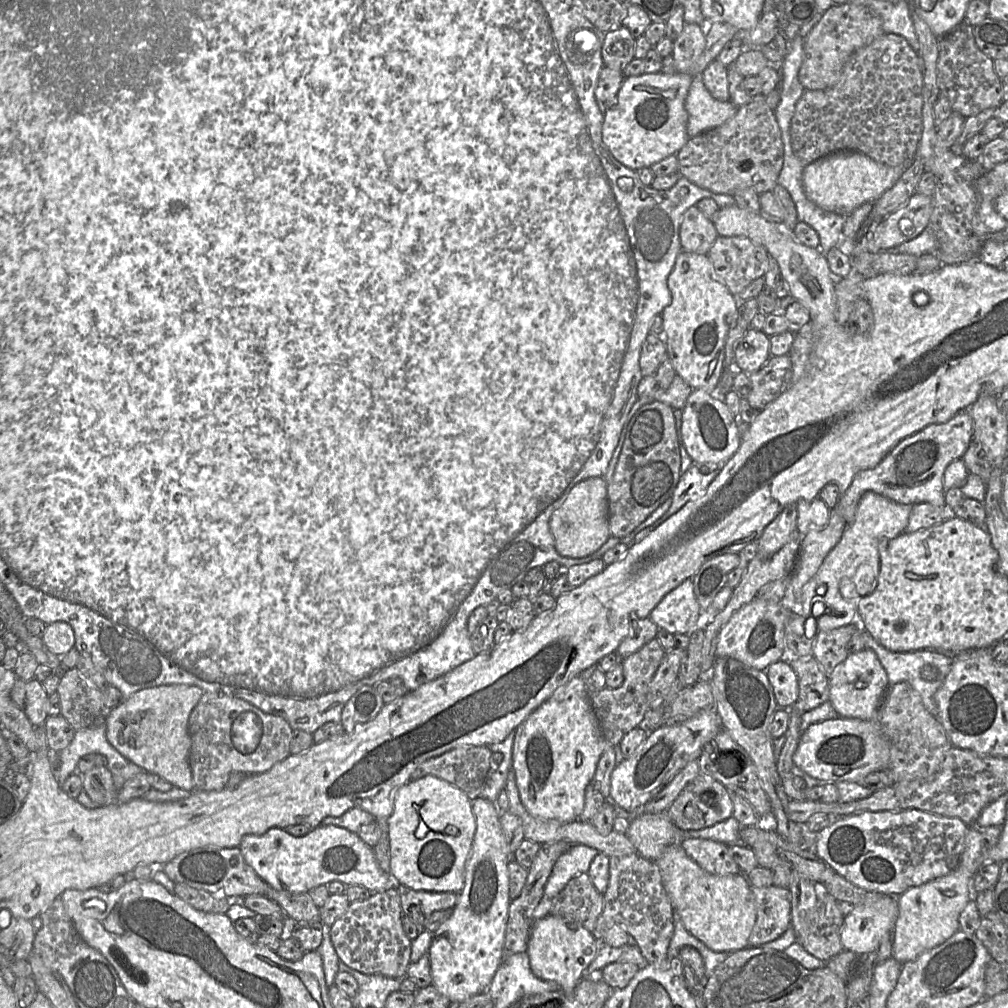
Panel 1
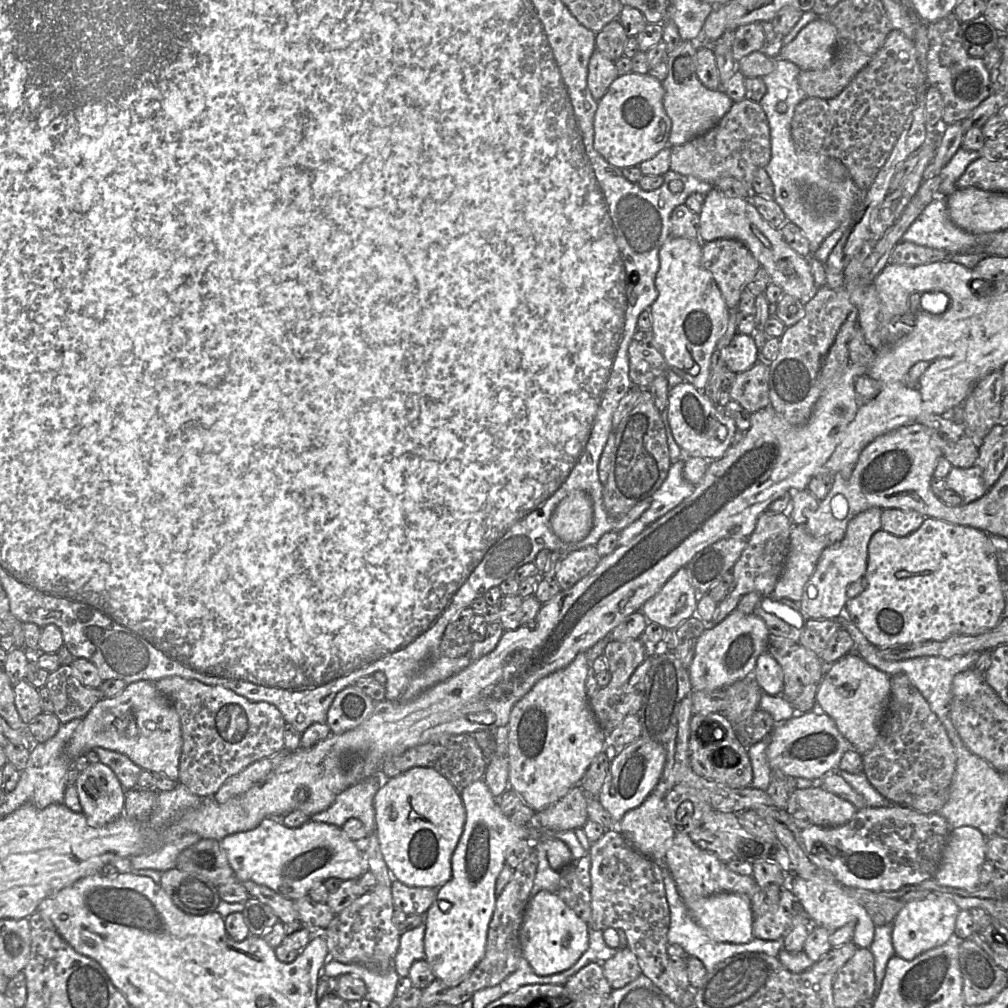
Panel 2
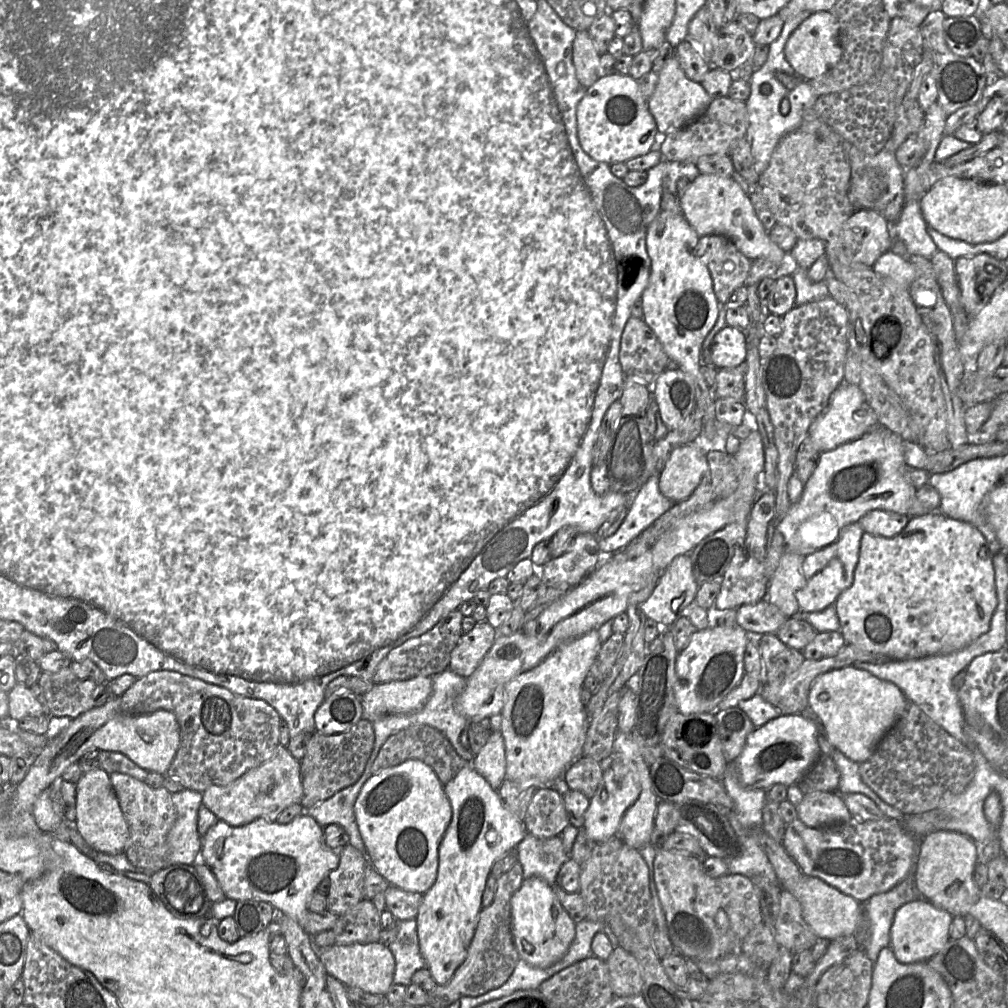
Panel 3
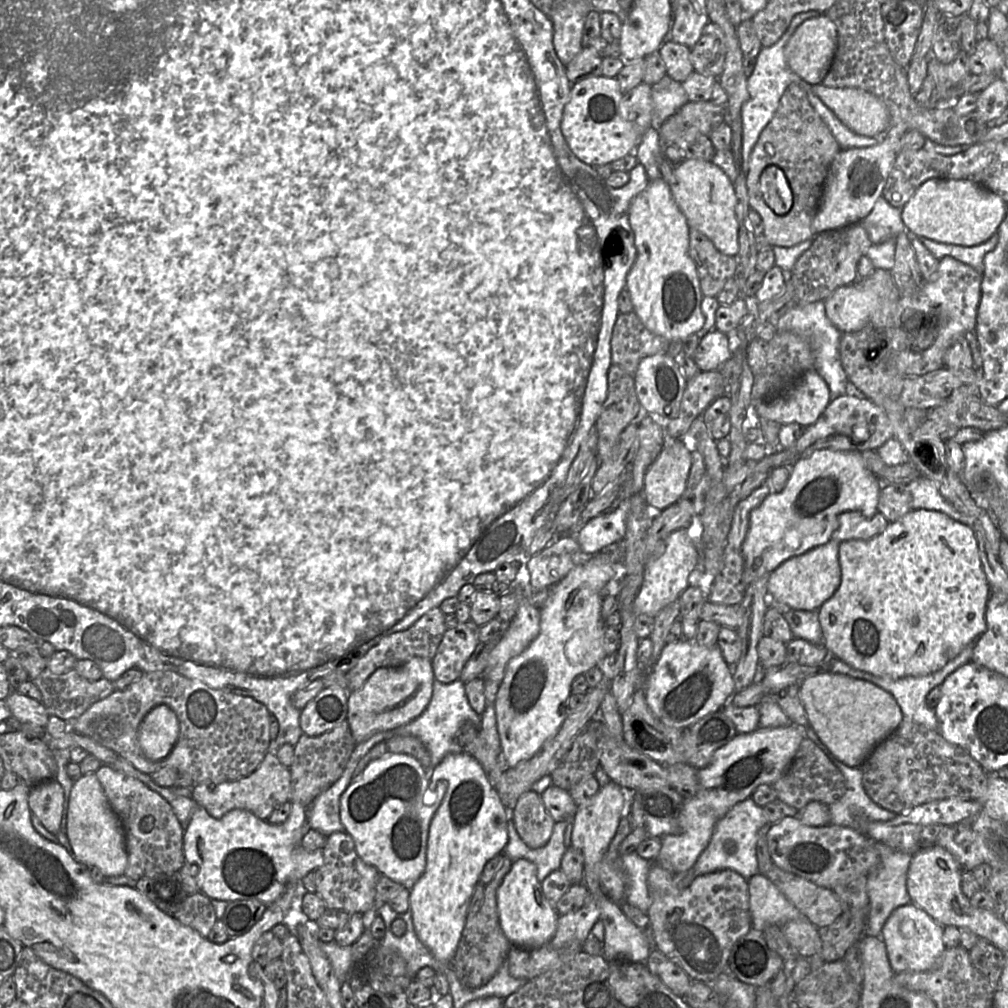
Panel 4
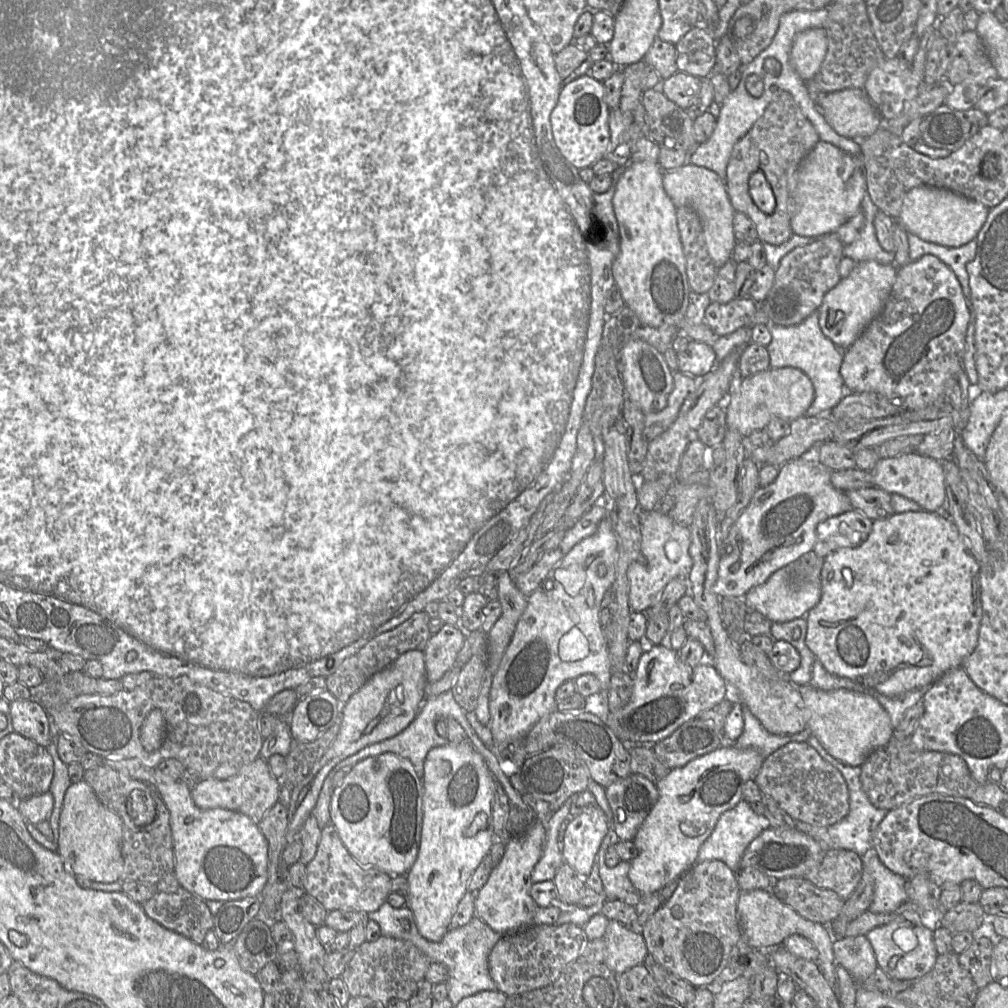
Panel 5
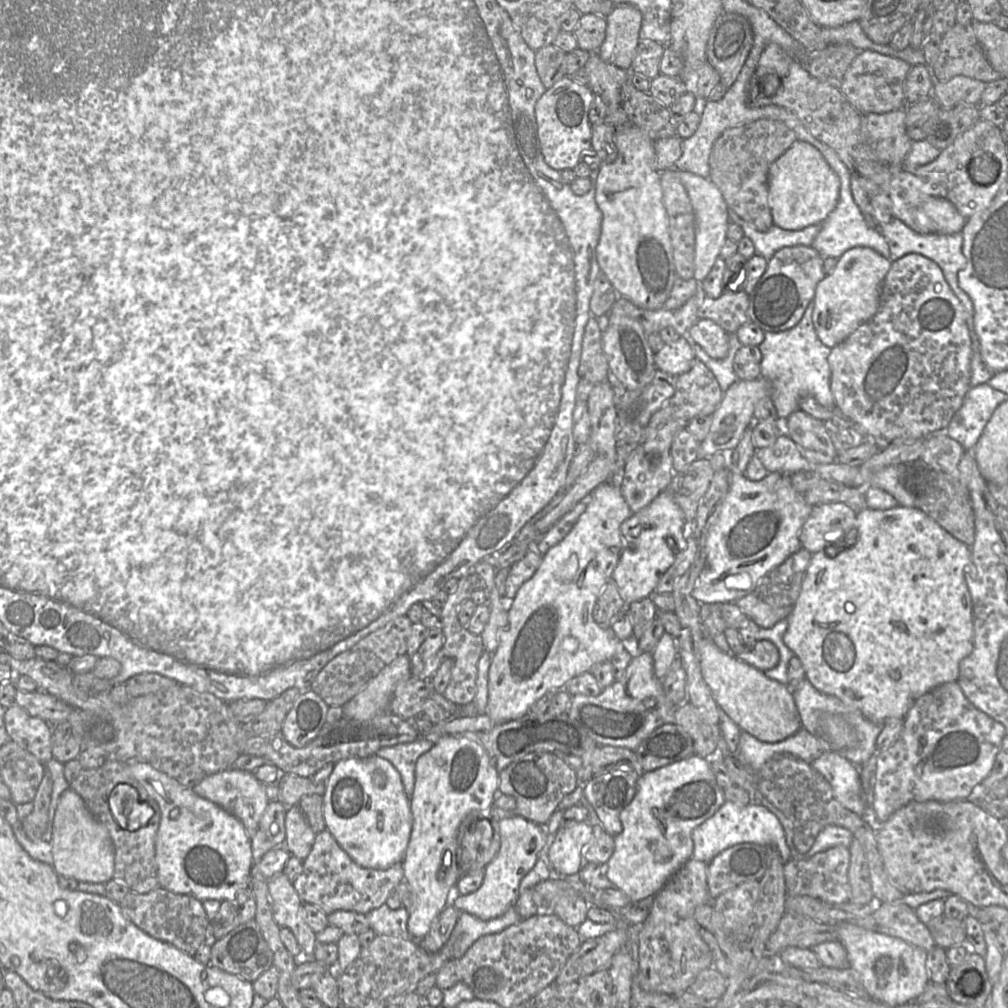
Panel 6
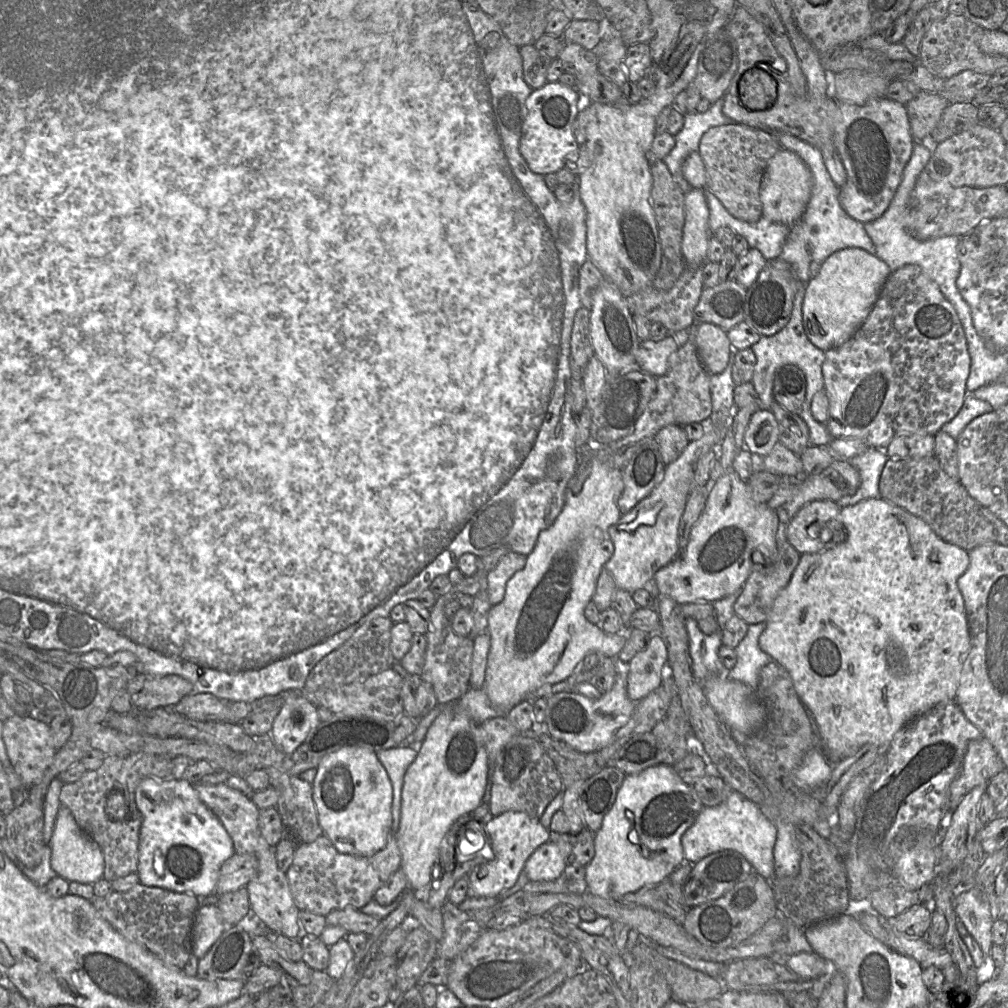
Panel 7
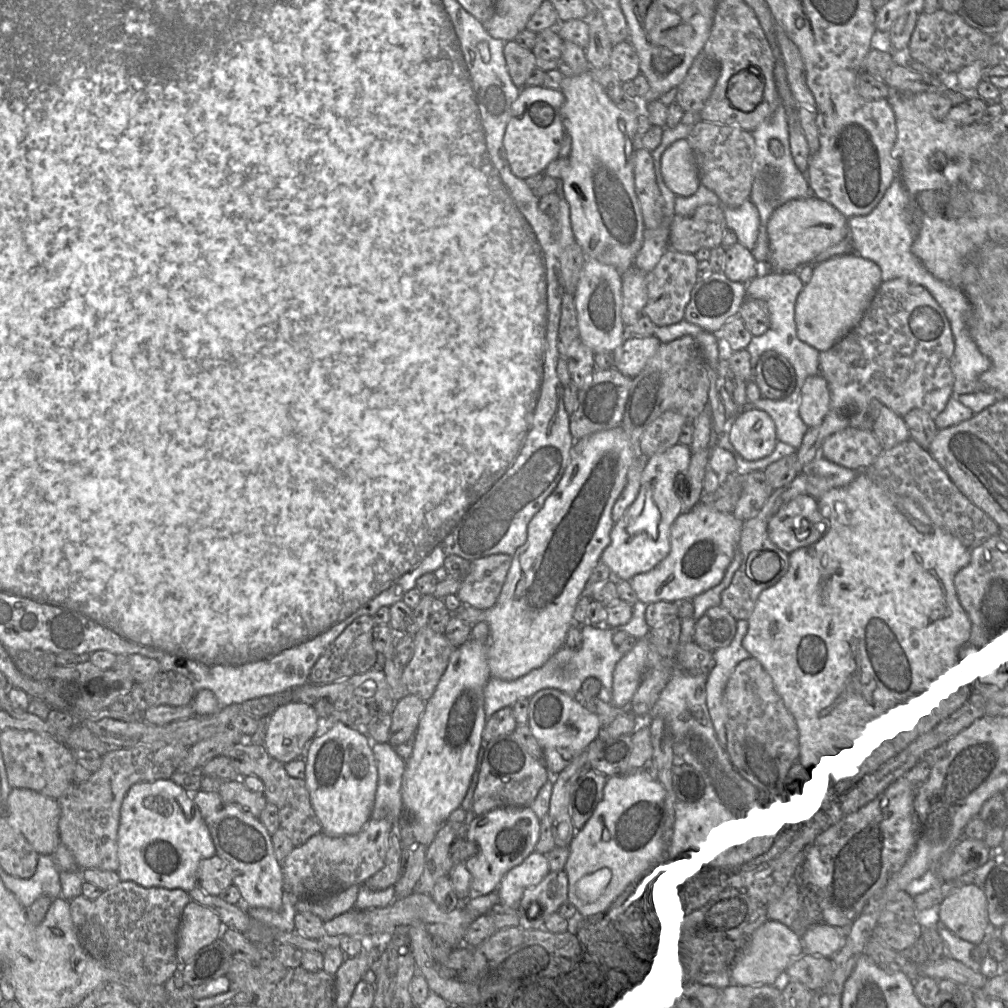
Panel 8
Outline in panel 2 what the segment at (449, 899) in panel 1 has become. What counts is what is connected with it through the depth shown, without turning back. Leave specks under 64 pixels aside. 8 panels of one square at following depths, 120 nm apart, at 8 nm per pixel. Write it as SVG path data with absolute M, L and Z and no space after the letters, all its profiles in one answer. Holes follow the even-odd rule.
M394 881L390 889L394 909L411 916L425 914L434 902L439 888L408 887Z

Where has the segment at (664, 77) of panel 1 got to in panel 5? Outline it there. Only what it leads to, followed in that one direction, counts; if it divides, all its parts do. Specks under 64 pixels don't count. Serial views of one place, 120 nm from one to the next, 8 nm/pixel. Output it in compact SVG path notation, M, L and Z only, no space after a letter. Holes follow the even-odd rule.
M585 75L562 86L557 103L550 115L552 137L561 155L578 169L591 168L594 162L605 158L604 155L610 142L610 111L611 108L604 99L603 82Z

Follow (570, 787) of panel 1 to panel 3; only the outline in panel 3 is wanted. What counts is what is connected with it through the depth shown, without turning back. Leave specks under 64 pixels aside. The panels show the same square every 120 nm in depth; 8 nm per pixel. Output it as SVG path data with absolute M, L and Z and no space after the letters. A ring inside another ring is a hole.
M590 630L562 643L537 666L519 674L506 685L500 733L505 745L507 779L540 779L544 784L552 786L555 780L563 776L569 765L580 757L588 728L588 717L580 693L601 645L598 630Z

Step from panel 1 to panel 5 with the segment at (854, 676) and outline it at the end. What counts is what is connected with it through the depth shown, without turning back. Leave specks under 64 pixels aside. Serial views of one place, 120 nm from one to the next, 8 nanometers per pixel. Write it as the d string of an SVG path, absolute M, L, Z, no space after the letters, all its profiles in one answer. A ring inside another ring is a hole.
M804 684L799 686L809 711L807 727L826 751L844 764L862 766L871 752L885 746L894 735L888 712L873 695L847 689L821 690Z

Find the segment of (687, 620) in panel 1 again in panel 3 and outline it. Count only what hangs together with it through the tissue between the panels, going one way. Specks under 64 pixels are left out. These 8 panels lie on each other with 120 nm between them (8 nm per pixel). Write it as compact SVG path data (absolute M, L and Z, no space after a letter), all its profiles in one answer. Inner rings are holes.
M690 554L679 555L659 574L653 591L640 608L647 618L671 628L679 616L686 615L686 607L694 602L698 586Z

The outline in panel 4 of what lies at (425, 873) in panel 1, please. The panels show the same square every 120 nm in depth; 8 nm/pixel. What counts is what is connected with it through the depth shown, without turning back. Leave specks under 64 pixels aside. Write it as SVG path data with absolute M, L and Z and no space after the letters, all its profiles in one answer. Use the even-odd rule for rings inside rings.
M391 754L371 761L361 775L354 778L340 799L340 819L345 832L352 837L359 857L381 875L408 889L425 870L429 827L440 801L428 790L429 786L430 778L419 760L406 754Z

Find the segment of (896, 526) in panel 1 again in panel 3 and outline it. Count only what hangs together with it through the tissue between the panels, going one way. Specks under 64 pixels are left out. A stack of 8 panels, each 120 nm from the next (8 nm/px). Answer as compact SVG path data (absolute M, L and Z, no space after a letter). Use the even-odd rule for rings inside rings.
M859 522L851 523L842 530L834 543L804 557L802 571L805 584L795 593L800 611L818 612L834 605L838 596L852 585L863 534Z

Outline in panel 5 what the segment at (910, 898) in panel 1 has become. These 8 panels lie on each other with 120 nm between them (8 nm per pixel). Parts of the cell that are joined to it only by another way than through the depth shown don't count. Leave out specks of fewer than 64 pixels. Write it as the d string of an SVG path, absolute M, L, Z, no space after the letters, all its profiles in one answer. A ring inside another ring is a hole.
M901 914L889 923L876 927L866 934L878 964L889 977L908 980L927 975L935 966L938 953L934 942L934 931L921 923L905 919Z

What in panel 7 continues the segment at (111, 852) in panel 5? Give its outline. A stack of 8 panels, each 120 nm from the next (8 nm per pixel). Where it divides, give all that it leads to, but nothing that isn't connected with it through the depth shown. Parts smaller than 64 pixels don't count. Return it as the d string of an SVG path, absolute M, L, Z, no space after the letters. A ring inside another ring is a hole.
M64 805L58 809L49 846L52 850L52 869L67 881L94 884L103 878L105 863L100 847L81 830L69 808Z

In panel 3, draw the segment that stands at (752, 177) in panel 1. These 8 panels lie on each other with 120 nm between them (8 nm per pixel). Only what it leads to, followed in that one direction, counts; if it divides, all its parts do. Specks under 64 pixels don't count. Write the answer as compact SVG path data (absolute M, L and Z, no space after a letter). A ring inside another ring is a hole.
M729 97L715 98L697 119L665 135L661 145L662 157L667 161L695 164L702 156L729 155L731 144L746 136L748 126L749 117L744 101Z

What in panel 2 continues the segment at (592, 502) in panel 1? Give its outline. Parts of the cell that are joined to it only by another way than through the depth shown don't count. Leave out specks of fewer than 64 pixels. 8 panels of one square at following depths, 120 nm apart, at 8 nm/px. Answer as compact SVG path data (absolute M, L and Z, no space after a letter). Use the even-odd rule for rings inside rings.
M575 490L555 508L551 517L553 533L566 543L587 537L593 525L593 507L588 494Z

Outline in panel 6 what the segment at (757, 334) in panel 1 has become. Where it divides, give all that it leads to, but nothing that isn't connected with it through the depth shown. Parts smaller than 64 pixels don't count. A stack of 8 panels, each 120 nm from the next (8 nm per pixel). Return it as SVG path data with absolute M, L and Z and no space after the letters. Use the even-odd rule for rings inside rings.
M684 337L666 343L661 350L654 353L654 362L658 370L678 376L688 372L696 359L691 344Z

